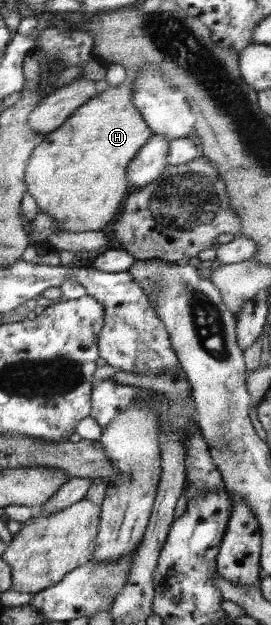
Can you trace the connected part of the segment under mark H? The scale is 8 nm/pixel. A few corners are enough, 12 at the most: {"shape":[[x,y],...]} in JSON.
{"shape":[[133,81],[35,147],[27,191],[68,232],[121,211],[153,137]]}

